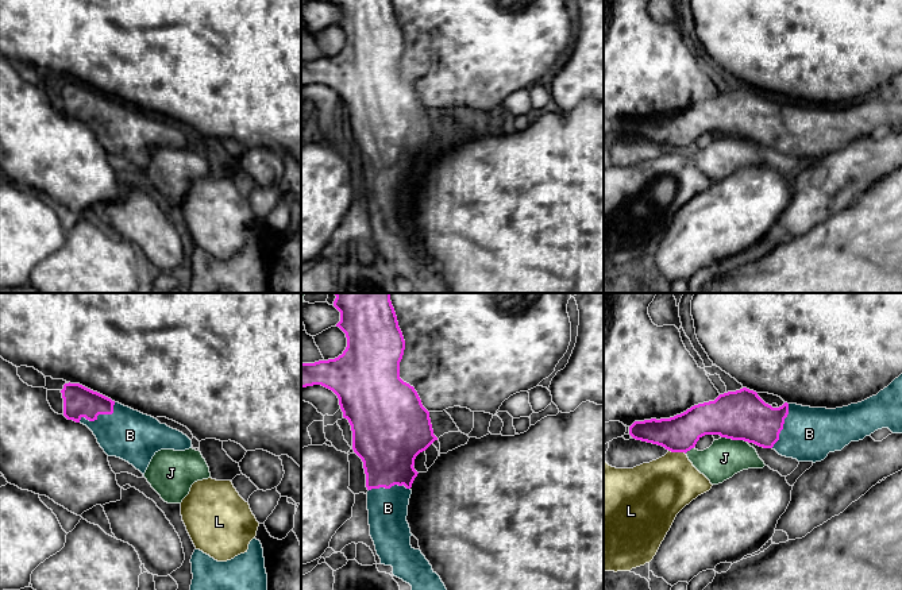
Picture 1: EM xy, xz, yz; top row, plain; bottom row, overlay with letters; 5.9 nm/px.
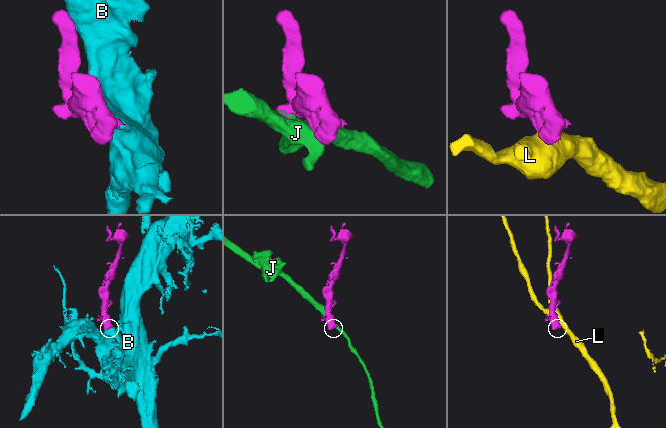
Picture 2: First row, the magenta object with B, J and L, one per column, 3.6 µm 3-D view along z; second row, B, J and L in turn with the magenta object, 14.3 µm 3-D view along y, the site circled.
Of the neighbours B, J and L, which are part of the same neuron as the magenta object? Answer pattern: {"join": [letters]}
{"join": ["B"]}

